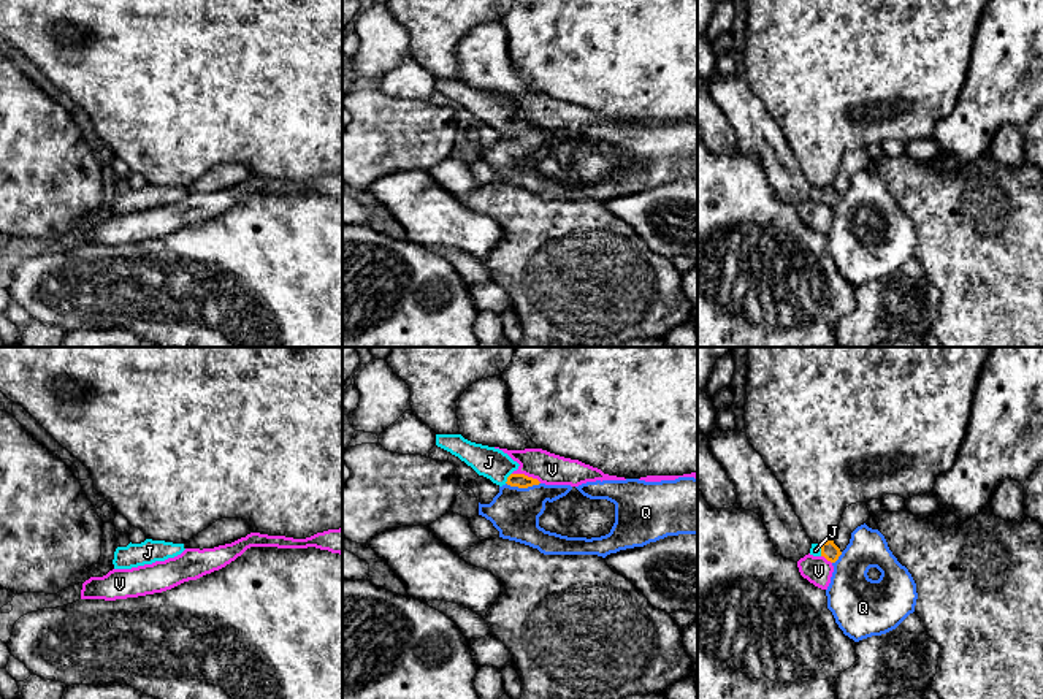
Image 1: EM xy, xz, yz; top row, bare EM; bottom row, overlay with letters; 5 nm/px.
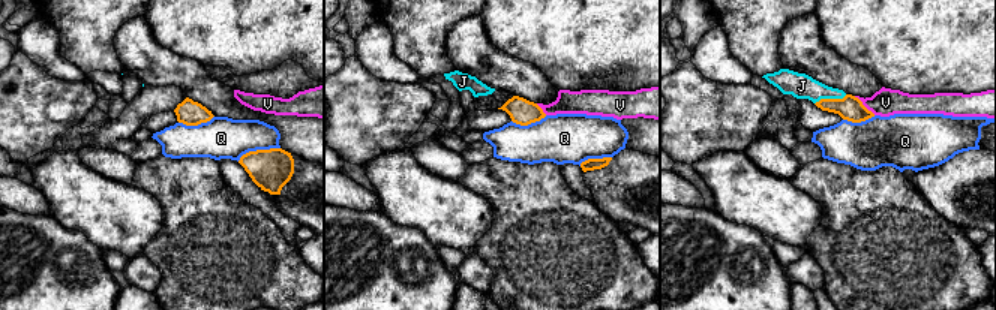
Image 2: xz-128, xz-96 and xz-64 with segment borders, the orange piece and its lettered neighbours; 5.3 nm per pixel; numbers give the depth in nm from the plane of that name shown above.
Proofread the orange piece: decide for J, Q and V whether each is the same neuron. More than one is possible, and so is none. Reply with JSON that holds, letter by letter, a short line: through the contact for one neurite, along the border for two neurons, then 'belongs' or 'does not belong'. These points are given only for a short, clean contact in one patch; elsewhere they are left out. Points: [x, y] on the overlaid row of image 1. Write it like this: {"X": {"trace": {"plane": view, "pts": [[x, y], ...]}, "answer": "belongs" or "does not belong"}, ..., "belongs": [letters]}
{"J": {"trace": {"plane": "xz", "pts": [[520, 481], [508, 477], [489, 462]]}, "answer": "belongs"}, "Q": {"answer": "does not belong"}, "V": {"trace": {"plane": "xz", "pts": [[512, 473], [522, 473], [541, 482]]}, "answer": "does not belong"}, "belongs": ["J"]}

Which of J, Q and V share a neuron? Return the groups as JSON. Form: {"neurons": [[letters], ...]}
{"neurons": [["J"], ["Q"], ["V"]]}

